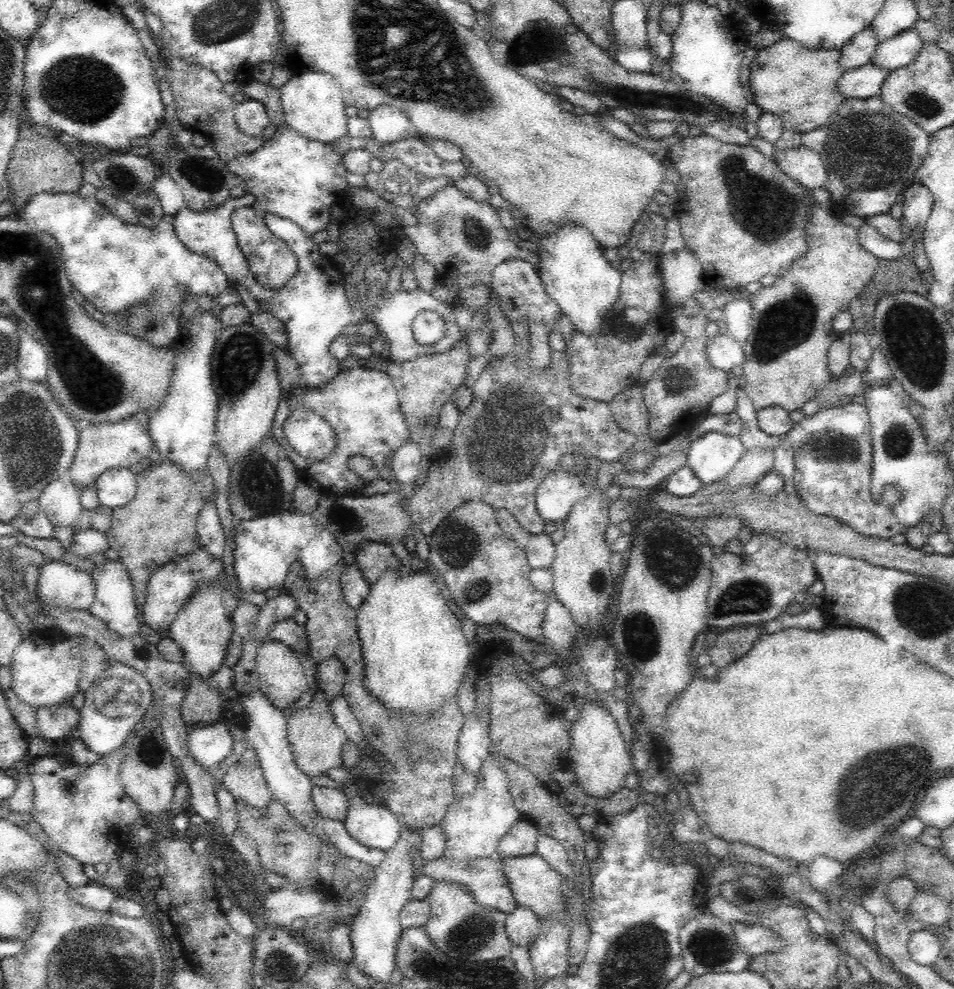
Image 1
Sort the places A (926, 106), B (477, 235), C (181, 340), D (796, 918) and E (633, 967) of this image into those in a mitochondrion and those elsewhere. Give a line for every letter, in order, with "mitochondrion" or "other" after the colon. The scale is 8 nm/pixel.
A: mitochondrion
B: mitochondrion
C: other
D: other
E: mitochondrion

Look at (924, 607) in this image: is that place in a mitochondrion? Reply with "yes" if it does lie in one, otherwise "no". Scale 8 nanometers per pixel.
yes

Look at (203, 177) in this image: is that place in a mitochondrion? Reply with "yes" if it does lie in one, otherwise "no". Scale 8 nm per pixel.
yes

